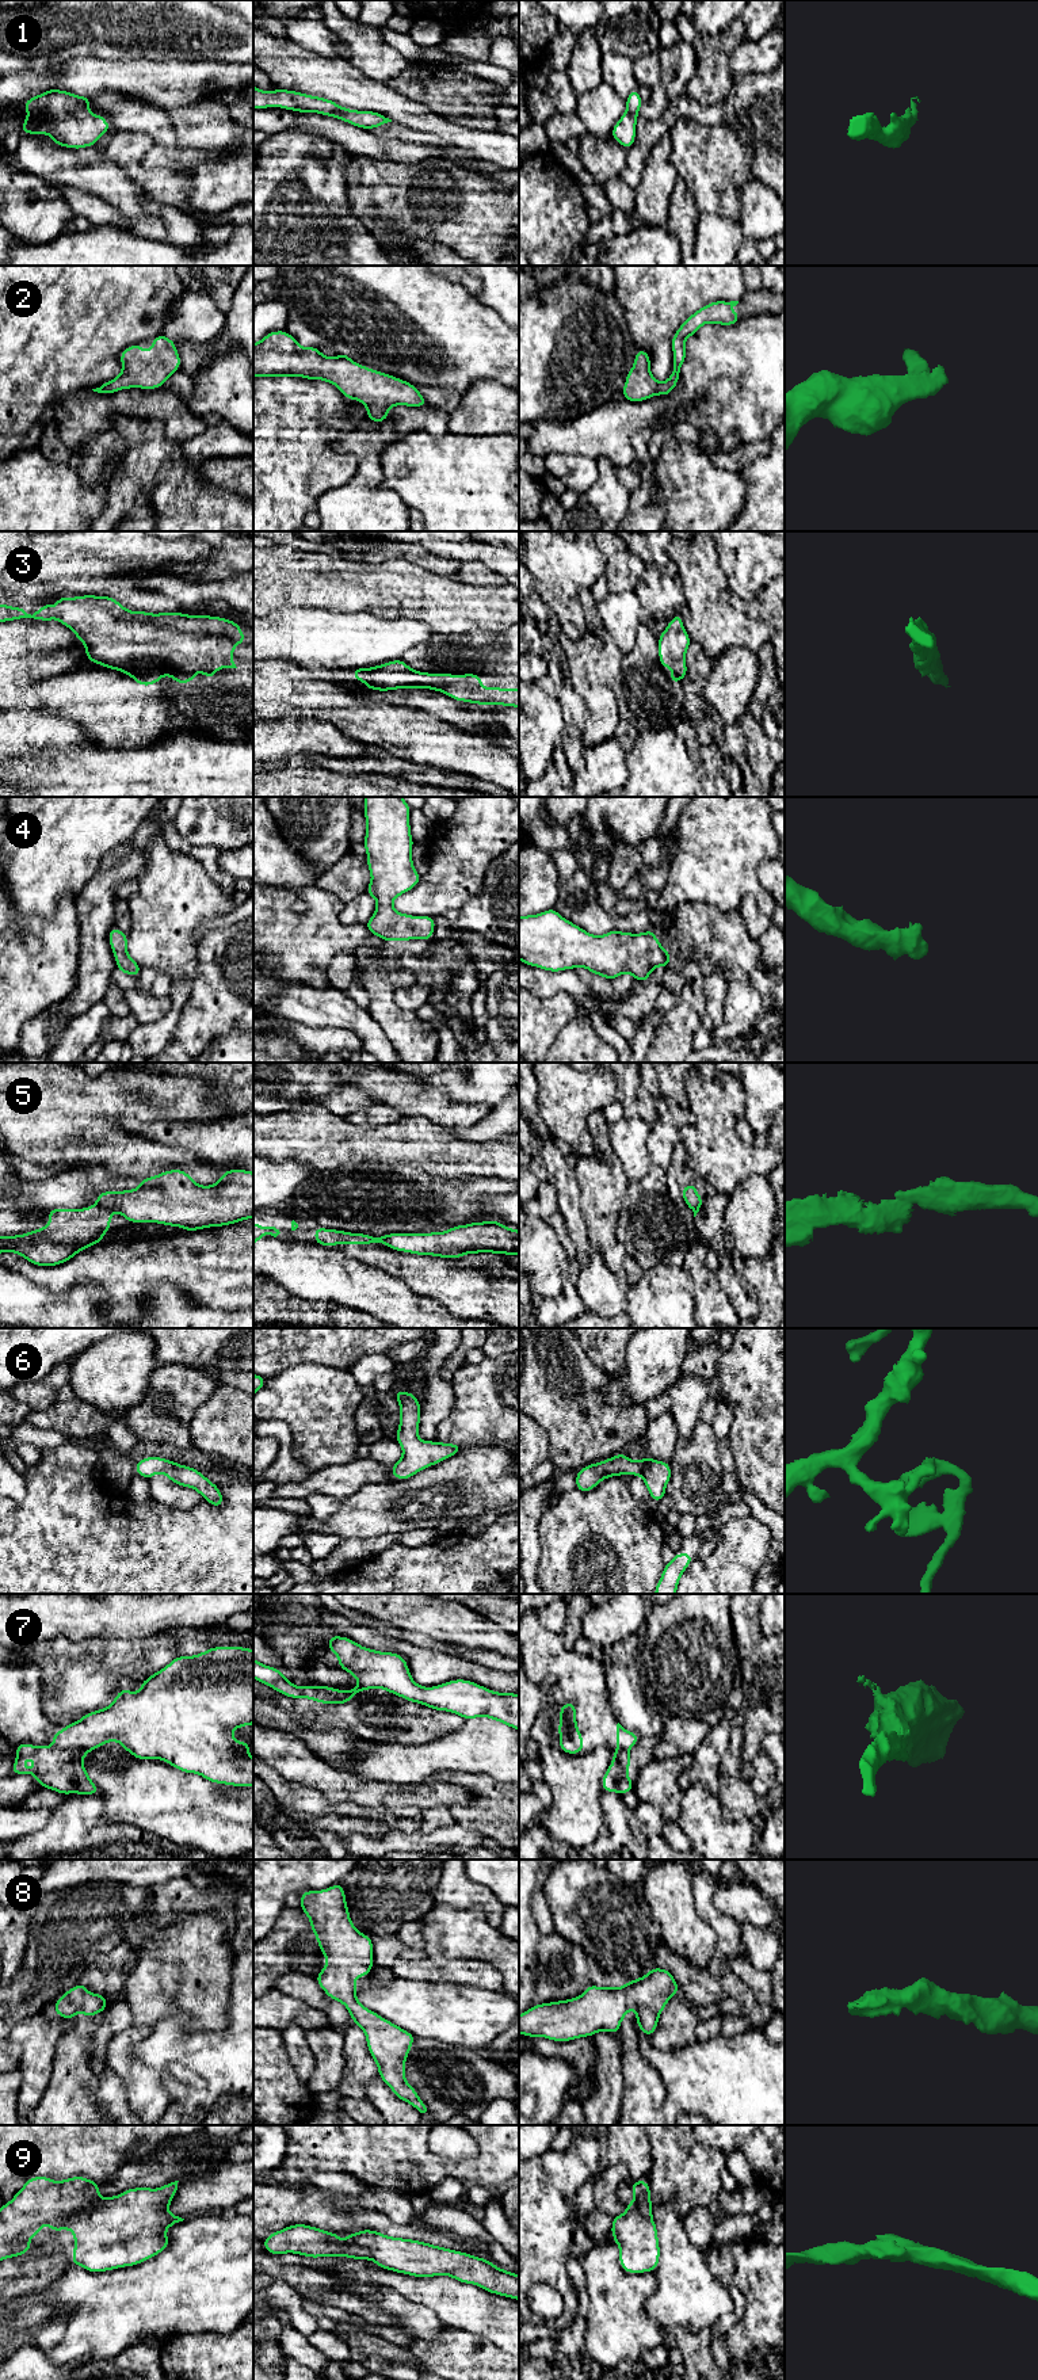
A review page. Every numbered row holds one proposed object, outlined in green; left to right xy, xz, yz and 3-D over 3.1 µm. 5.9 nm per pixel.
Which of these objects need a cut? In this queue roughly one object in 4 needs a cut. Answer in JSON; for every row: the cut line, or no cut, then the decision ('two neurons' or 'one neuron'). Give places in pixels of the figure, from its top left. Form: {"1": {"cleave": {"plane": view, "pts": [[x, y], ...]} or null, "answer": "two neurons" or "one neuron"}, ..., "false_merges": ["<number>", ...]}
{"1": {"cleave": null, "answer": "one neuron"}, "2": {"cleave": null, "answer": "one neuron"}, "3": {"cleave": null, "answer": "one neuron"}, "4": {"cleave": null, "answer": "one neuron"}, "5": {"cleave": {"plane": "xy", "pts": [[96, 1204], [114, 1211]]}, "answer": "two neurons"}, "6": {"cleave": null, "answer": "one neuron"}, "7": {"cleave": {"plane": "xy", "pts": [[54, 1745], [63, 1749], [80, 1749], [86, 1753]]}, "answer": "two neurons"}, "8": {"cleave": null, "answer": "one neuron"}, "9": {"cleave": {"plane": "xy", "pts": [[100, 2197], [87, 2216], [71, 2218], [60, 2228]]}, "answer": "two neurons"}, "false_merges": ["5", "7", "9"]}

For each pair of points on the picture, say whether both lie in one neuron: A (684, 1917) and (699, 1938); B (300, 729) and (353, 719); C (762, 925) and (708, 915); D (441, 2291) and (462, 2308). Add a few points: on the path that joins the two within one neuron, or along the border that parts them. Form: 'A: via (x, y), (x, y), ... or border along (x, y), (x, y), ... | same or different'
A: via (684, 1922), (694, 1933) | same
B: border along (298, 716), (329, 721), (343, 733), (357, 740) | different
C: border along (736, 910), (747, 931), (756, 939) | different
D: via (446, 2296), (457, 2304) | same

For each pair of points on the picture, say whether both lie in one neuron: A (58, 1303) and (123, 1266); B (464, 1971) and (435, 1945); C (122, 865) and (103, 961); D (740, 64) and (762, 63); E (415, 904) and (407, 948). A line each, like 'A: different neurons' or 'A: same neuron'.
A: different neurons
B: different neurons
C: same neuron
D: same neuron
E: different neurons

